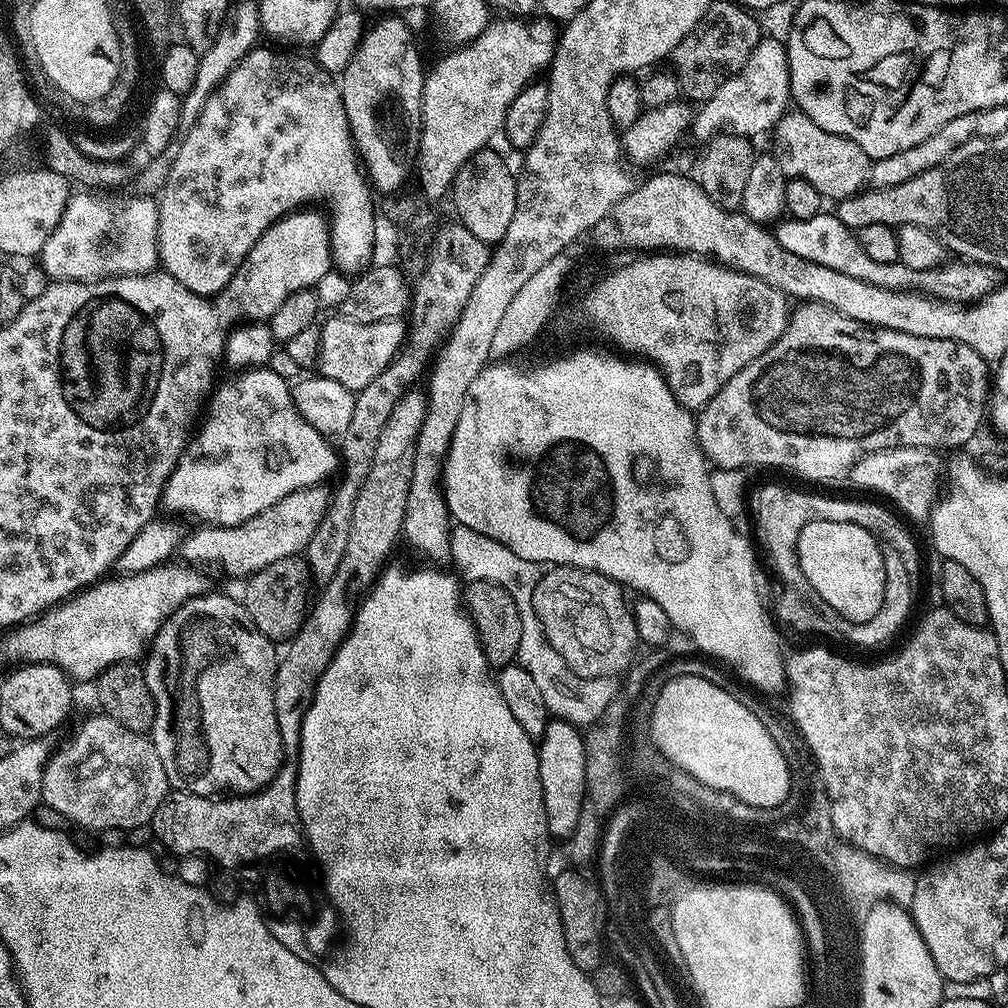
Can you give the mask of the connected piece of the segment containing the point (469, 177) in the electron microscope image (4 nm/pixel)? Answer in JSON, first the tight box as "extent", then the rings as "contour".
{"extent":[450,147,516,246],"contour":[[[486,147],[467,160],[456,171],[456,177],[450,189],[450,201],[456,207],[459,223],[474,234],[482,242],[489,246],[500,243],[500,239],[506,234],[514,218],[514,206],[516,205],[516,176],[508,169],[508,164],[492,152],[491,147]]]}

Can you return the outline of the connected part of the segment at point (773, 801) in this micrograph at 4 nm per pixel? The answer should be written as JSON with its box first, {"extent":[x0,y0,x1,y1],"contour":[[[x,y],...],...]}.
{"extent":[655,676,794,808],"contour":[[[701,676],[674,677],[665,683],[663,702],[658,706],[658,733],[655,739],[666,746],[675,760],[689,767],[695,776],[709,779],[715,789],[731,792],[744,803],[754,807],[776,808],[783,805],[794,792],[792,775],[778,742],[770,738],[770,730],[734,694]]]}

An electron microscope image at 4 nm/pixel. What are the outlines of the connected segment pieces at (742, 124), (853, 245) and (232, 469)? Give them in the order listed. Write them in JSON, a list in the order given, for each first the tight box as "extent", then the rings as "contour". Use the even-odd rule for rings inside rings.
[{"extent":[691,38,792,142],"contour":[[[761,38],[756,49],[746,58],[740,72],[736,72],[714,94],[710,99],[703,101],[695,109],[692,118],[691,135],[696,135],[700,142],[713,140],[722,132],[732,132],[736,136],[746,136],[757,138],[763,134],[771,133],[776,124],[784,117],[785,112],[789,111],[792,91],[790,90],[790,70],[788,69],[788,50],[783,39],[768,40]]]},{"extent":[774,211,998,304],"contour":[[[827,211],[805,220],[781,219],[775,225],[774,233],[779,245],[793,254],[810,258],[810,262],[818,262],[818,266],[830,266],[830,270],[850,274],[850,278],[874,282],[874,286],[915,290],[923,292],[925,296],[933,296],[936,300],[949,300],[955,304],[970,304],[981,300],[998,287],[997,269],[989,264],[974,264],[963,258],[953,259],[953,264],[945,262],[930,270],[910,270],[899,262],[870,262],[870,257],[862,254],[862,246],[858,246],[855,231],[847,228],[835,214],[829,214]]]},{"extent":[162,366,338,528],"contour":[[[267,366],[240,370],[235,373],[233,380],[228,380],[224,385],[217,387],[211,393],[210,399],[206,404],[206,411],[203,413],[202,421],[204,425],[195,429],[194,435],[184,445],[184,453],[180,456],[180,460],[174,466],[174,470],[170,474],[170,478],[164,483],[164,494],[162,497],[163,511],[173,512],[176,516],[193,516],[194,519],[200,520],[201,525],[215,526],[217,528],[229,528],[230,526],[238,526],[242,522],[246,522],[250,518],[257,516],[282,498],[286,498],[286,494],[294,494],[294,490],[299,488],[314,488],[325,483],[324,479],[331,474],[336,468],[336,456],[338,460],[338,452],[331,448],[329,437],[324,436],[318,430],[314,430],[314,426],[310,426],[310,422],[306,422],[306,418],[302,418],[302,414],[296,409],[294,392],[291,392],[289,381],[283,380],[274,374]]]}]

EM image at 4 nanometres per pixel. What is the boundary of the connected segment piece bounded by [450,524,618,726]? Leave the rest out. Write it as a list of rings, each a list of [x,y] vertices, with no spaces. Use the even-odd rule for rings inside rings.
[[[461,524],[452,528],[450,560],[464,568],[469,581],[494,582],[506,589],[510,598],[514,598],[514,606],[518,606],[518,618],[522,618],[522,638],[518,642],[516,660],[529,671],[534,677],[534,683],[542,689],[542,702],[546,702],[549,713],[557,720],[577,726],[585,726],[591,718],[603,714],[606,706],[616,697],[617,681],[611,676],[579,676],[568,666],[562,654],[558,654],[558,650],[548,644],[532,601],[536,584],[542,575],[541,565],[526,558],[518,558],[518,554],[502,546],[502,542],[494,542],[494,538],[486,538],[486,534],[478,534],[478,530],[470,530],[470,526]]]

